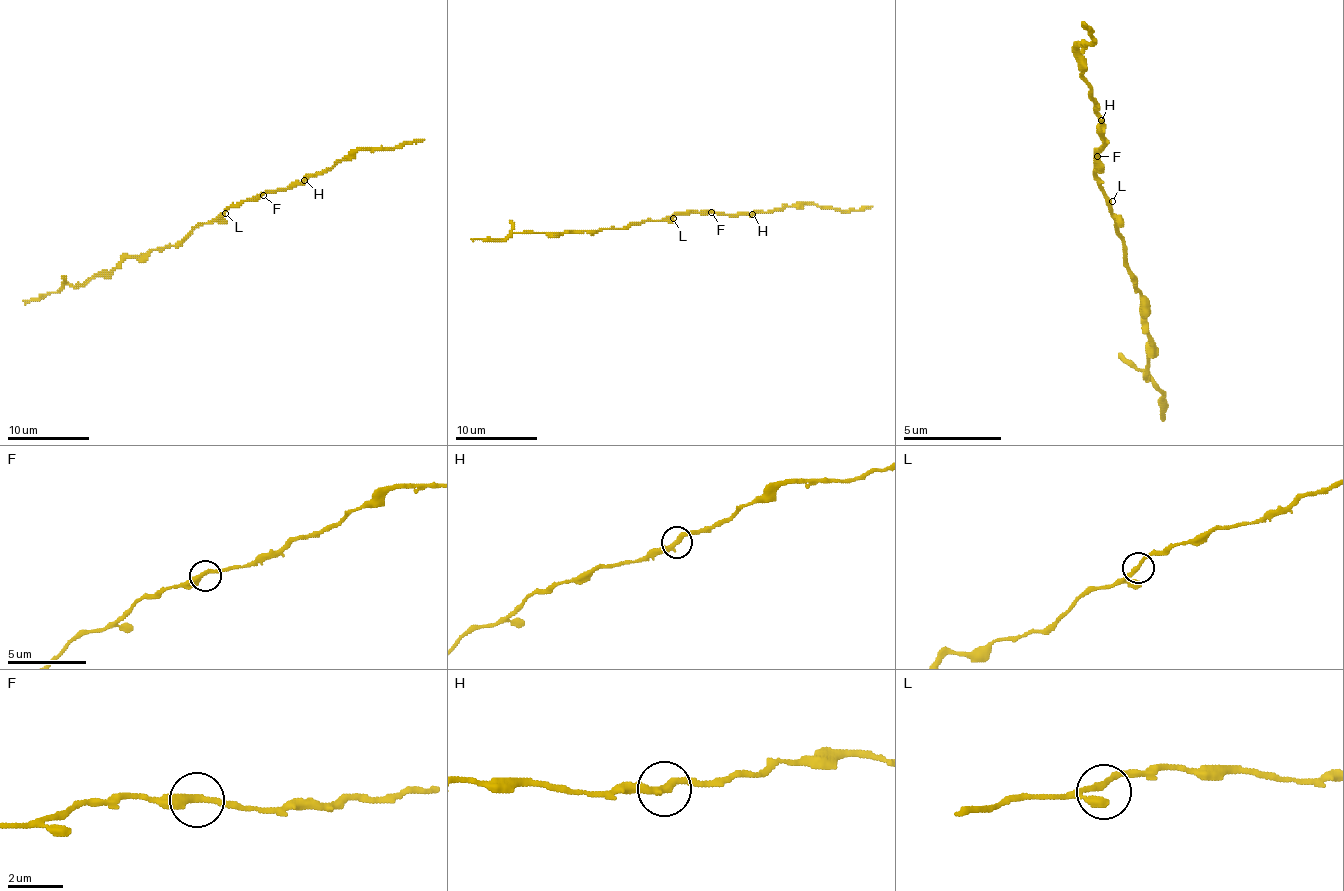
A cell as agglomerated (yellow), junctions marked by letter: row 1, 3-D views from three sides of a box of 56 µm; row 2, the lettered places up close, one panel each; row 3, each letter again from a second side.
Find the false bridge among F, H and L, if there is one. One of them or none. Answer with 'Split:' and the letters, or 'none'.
Split: none

